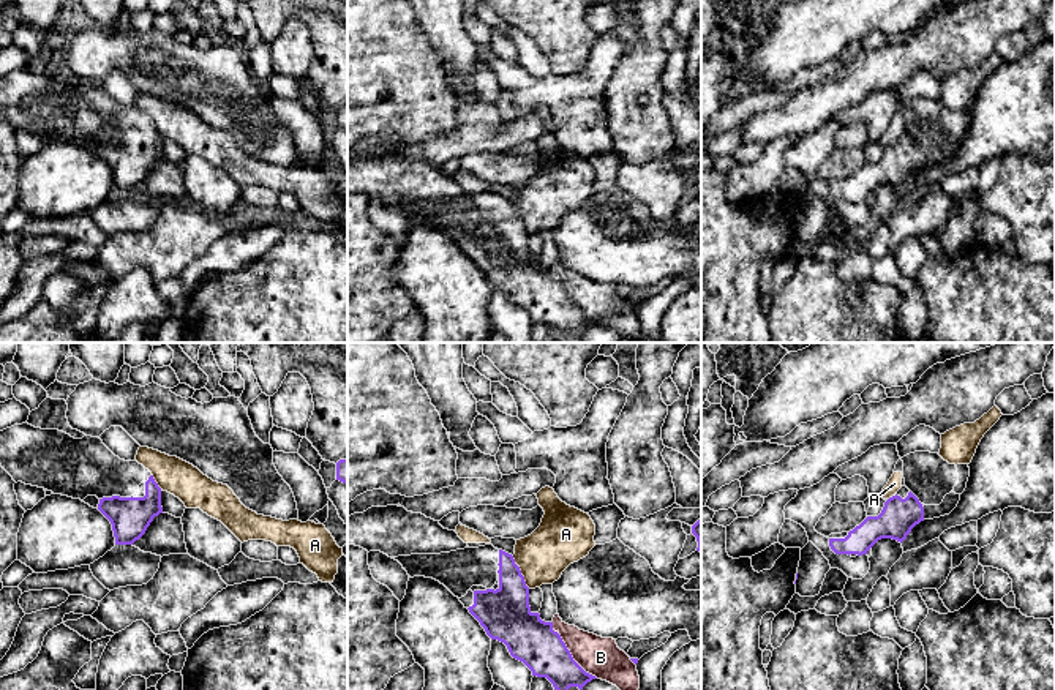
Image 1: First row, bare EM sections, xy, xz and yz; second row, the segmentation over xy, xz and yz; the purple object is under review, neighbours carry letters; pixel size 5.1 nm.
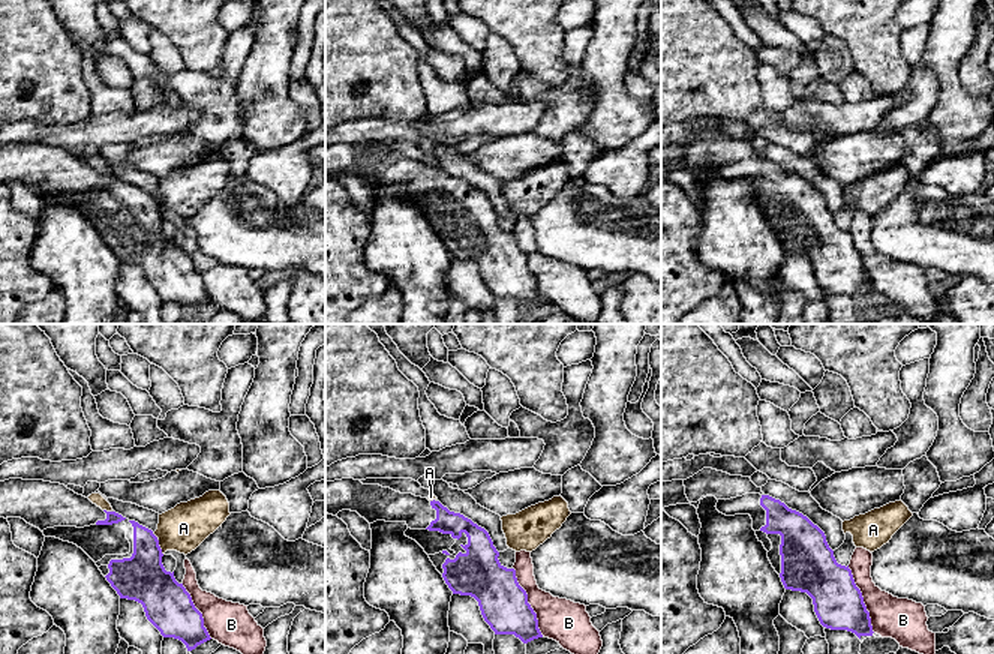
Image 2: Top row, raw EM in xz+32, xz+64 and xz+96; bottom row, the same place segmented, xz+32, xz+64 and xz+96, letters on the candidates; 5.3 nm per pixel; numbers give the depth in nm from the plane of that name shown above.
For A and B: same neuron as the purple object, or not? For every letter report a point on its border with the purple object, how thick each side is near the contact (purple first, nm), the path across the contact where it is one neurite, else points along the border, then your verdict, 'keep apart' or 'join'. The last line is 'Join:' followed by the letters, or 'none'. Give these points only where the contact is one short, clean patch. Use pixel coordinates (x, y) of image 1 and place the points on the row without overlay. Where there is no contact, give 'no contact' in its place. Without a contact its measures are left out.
A: xz (520, 218) | 260/260 nm | along xz (512, 202), (529, 234) | keep apart
B: xz (569, 299) | 240/200 nm | keep apart
Join: none

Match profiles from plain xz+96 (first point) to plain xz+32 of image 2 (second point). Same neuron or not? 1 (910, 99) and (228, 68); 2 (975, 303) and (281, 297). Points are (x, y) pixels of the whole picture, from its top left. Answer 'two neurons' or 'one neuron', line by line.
1: one neuron
2: two neurons

